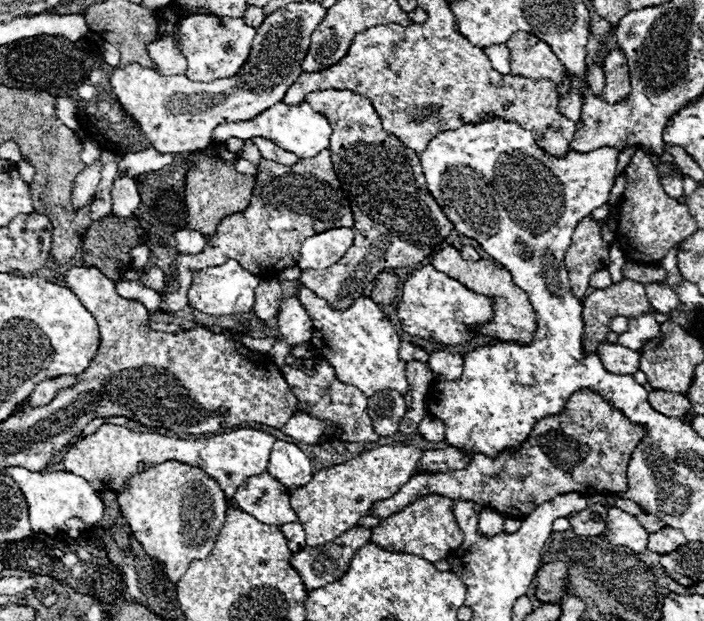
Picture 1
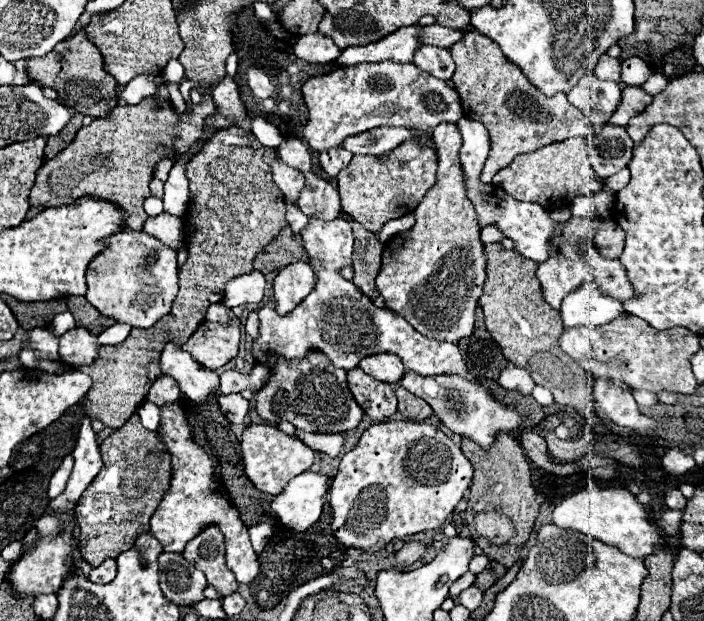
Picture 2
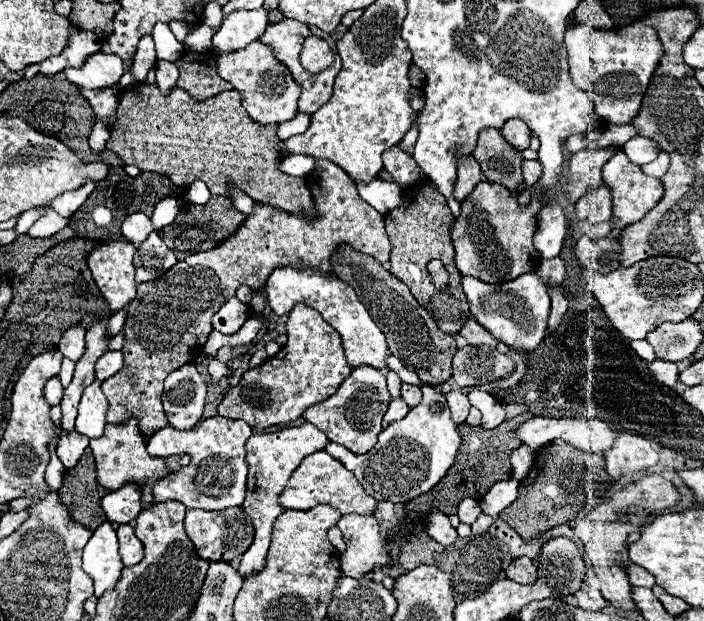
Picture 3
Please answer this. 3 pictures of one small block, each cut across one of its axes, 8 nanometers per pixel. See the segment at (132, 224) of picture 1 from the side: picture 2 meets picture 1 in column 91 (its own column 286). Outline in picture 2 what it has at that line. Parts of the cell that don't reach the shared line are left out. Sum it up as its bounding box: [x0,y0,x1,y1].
[254,226,310,274]

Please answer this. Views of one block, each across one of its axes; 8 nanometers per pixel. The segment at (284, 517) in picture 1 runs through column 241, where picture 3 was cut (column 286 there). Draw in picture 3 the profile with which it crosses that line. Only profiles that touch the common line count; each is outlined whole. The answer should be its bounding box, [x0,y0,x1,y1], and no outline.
[282,450,378,514]

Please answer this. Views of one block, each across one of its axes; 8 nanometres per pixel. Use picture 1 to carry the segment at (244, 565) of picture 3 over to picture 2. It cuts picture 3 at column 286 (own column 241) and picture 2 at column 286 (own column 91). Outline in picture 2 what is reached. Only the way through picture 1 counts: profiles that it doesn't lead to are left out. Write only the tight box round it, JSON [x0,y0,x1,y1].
[240,424,314,494]

